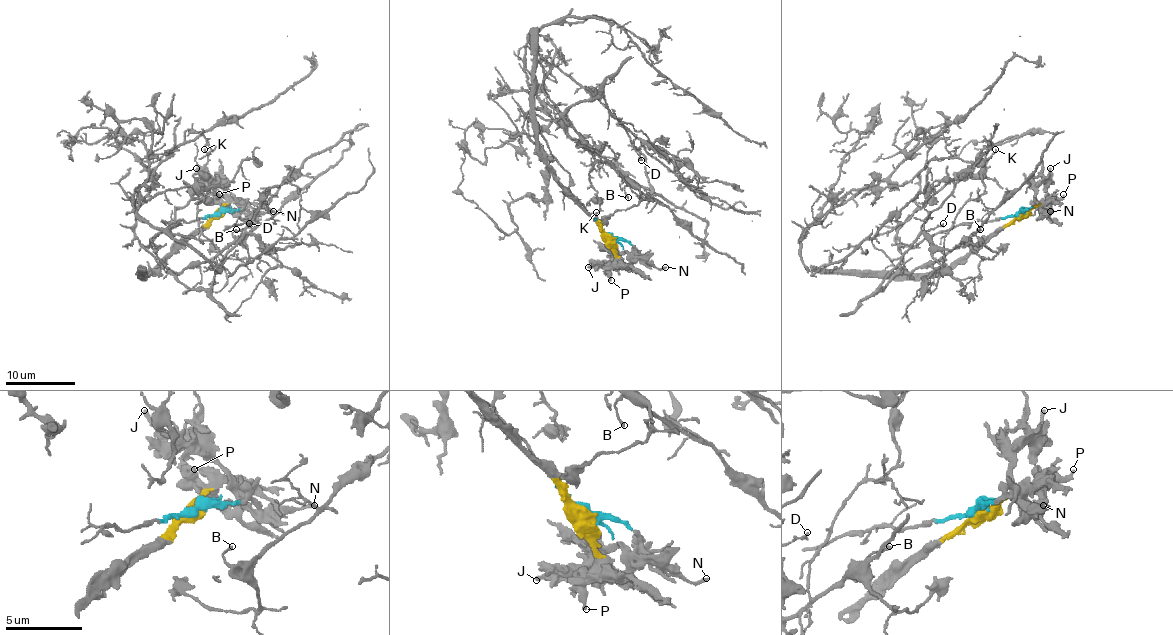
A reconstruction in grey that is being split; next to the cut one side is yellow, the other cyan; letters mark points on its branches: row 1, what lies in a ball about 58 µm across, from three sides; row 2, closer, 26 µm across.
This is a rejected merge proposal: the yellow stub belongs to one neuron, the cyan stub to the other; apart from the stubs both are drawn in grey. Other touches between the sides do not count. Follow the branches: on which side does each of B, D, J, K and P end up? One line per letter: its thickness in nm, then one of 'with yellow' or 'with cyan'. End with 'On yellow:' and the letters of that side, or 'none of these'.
B: calibre 150 nm; with cyan
D: calibre 180 nm; with cyan
J: calibre 200 nm; with yellow
K: calibre 120 nm; with cyan
P: calibre 200 nm; with yellow
On yellow: J, P

